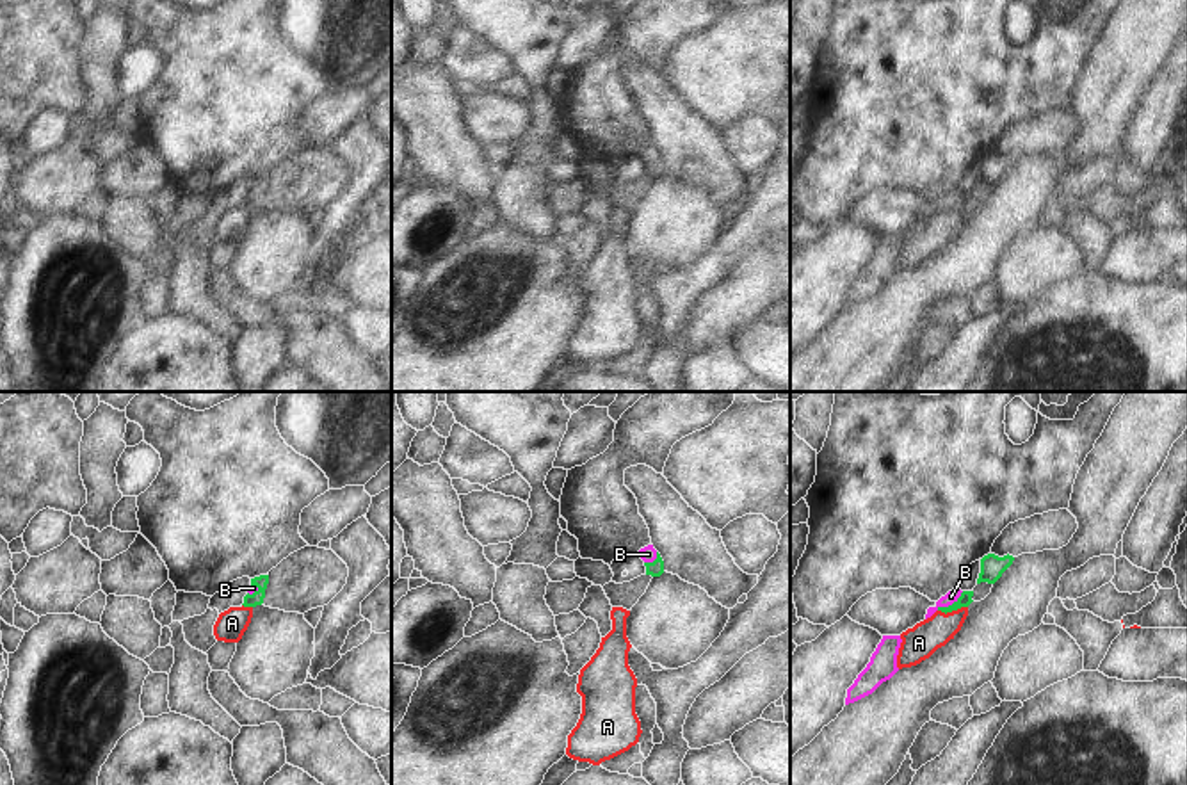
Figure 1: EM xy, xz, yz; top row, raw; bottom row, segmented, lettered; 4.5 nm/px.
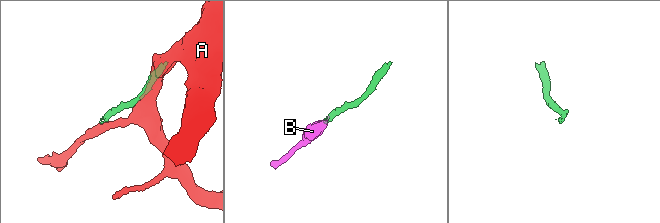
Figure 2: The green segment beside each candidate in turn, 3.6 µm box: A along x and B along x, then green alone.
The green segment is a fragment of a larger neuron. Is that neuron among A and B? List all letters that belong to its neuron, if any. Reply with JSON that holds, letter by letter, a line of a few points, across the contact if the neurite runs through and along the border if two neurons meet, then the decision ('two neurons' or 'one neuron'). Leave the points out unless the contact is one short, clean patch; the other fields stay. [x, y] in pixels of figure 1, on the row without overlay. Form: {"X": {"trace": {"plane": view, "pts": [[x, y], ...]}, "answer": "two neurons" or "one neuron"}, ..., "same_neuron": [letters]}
{"A": {"answer": "two neurons"}, "B": {"trace": {"plane": "yz", "pts": [[965, 200], [956, 200], [949, 207], [951, 198]]}, "answer": "one neuron"}, "same_neuron": ["B"]}

